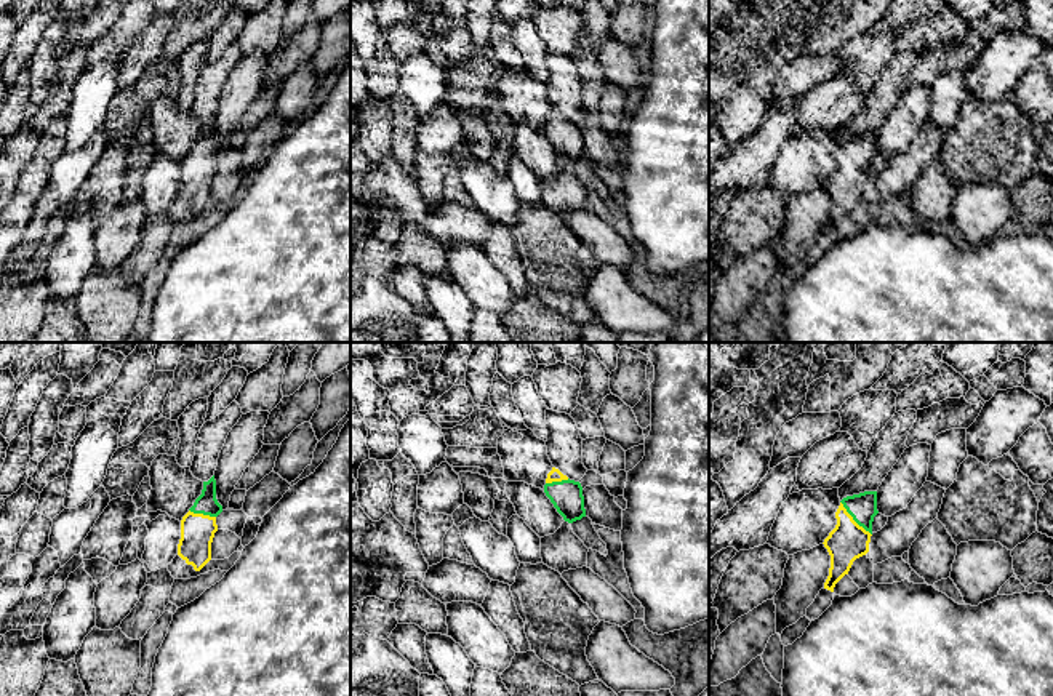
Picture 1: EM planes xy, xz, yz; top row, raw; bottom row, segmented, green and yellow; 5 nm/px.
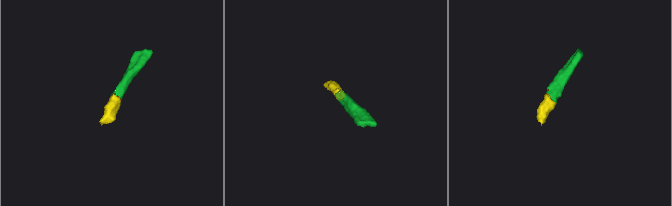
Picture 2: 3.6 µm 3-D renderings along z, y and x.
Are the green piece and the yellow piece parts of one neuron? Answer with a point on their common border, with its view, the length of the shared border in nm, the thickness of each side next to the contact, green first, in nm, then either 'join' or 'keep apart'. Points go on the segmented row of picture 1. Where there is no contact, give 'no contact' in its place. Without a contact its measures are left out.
yz (853, 519) | 240 nm | 140/190 nm | join

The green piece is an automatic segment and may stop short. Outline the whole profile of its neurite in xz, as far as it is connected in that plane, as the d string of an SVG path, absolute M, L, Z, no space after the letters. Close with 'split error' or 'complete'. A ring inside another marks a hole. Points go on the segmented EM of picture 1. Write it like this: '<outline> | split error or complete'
M552 467L547 474L544 493L565 522L573 523L586 517L581 483L570 480L559 469Z | split error

